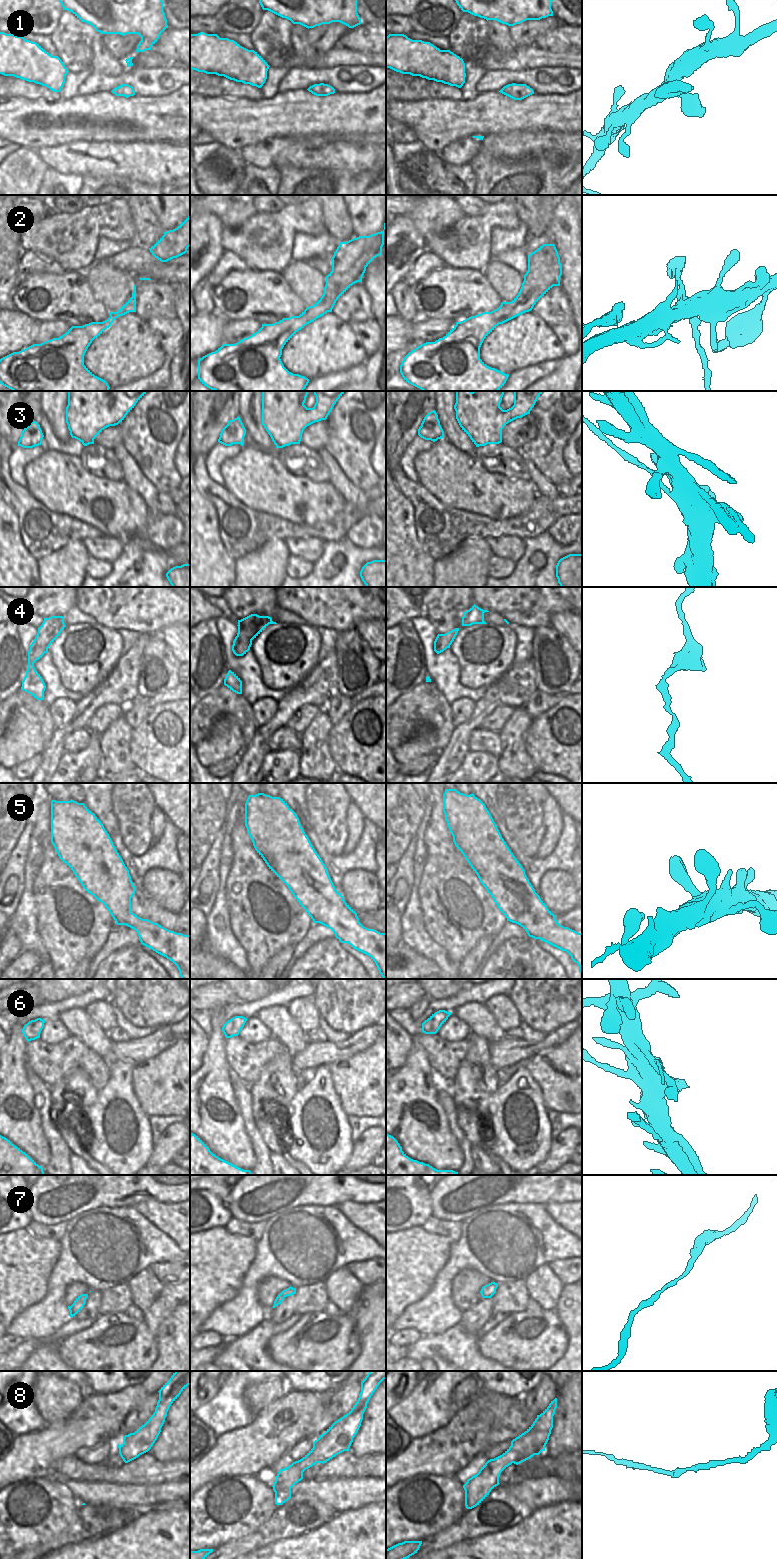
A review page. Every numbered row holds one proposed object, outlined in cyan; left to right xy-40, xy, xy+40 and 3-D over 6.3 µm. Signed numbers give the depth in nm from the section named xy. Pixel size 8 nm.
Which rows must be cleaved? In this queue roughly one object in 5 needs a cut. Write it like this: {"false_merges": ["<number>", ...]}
{"false_merges": ["3"]}

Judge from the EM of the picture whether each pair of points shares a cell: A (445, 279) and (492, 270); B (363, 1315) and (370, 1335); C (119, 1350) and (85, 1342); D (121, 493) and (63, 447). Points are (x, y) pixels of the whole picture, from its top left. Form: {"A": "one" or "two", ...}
{"A": "two", "B": "one", "C": "one", "D": "two"}

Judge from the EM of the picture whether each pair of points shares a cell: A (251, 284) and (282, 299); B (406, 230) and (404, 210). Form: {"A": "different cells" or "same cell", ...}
{"A": "same cell", "B": "different cells"}

